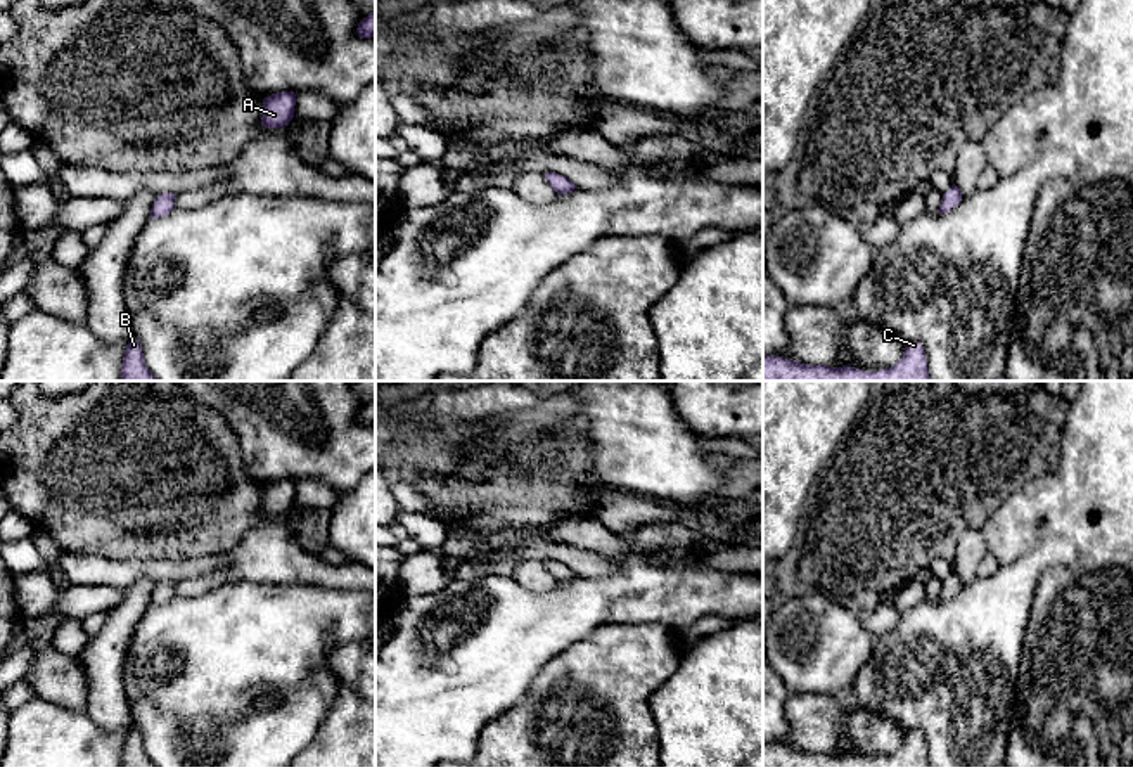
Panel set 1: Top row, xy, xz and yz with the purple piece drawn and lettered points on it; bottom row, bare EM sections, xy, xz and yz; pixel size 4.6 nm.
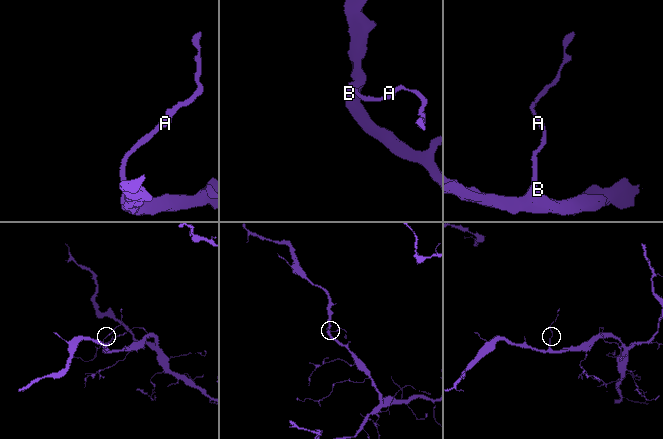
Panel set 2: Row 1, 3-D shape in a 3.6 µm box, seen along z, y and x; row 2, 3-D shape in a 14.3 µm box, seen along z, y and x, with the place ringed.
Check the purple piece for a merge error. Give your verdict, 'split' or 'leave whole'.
leave whole

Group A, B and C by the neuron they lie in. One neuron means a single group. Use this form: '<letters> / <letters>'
A B C

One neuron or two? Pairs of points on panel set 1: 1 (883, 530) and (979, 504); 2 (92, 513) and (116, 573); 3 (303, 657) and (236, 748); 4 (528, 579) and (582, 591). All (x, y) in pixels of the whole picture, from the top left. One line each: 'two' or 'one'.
1: one
2: two
3: one
4: two

